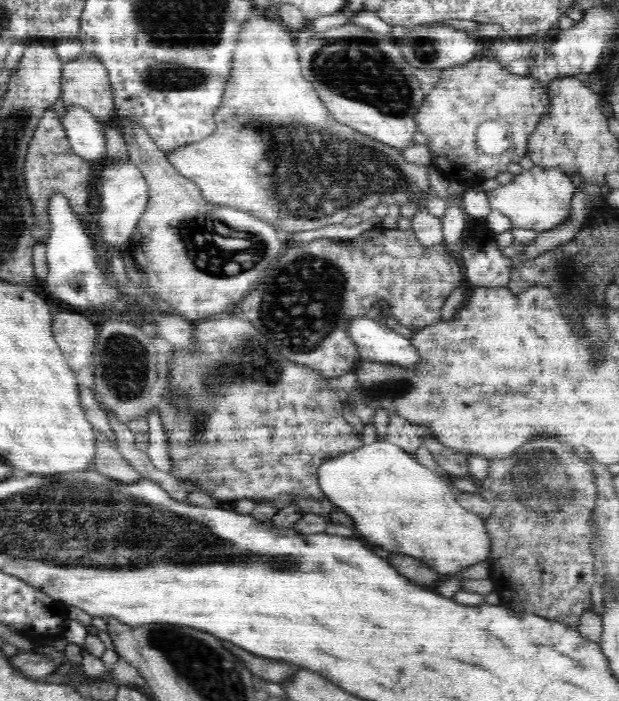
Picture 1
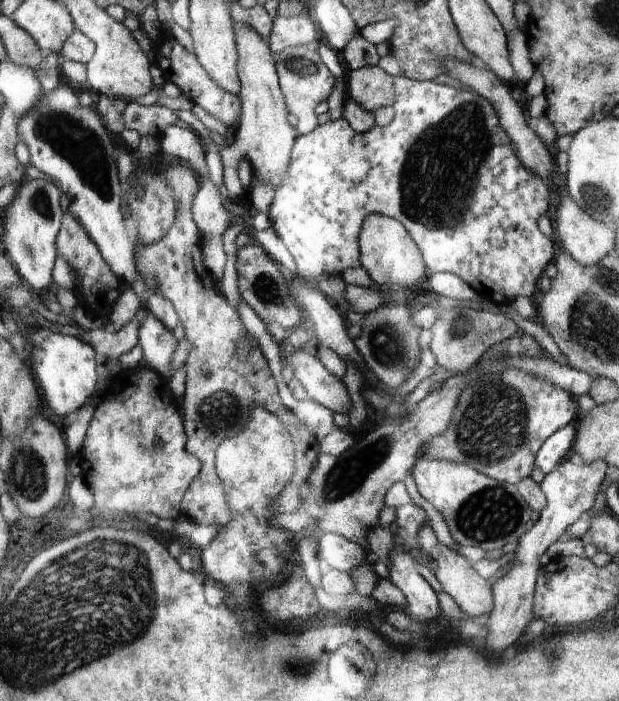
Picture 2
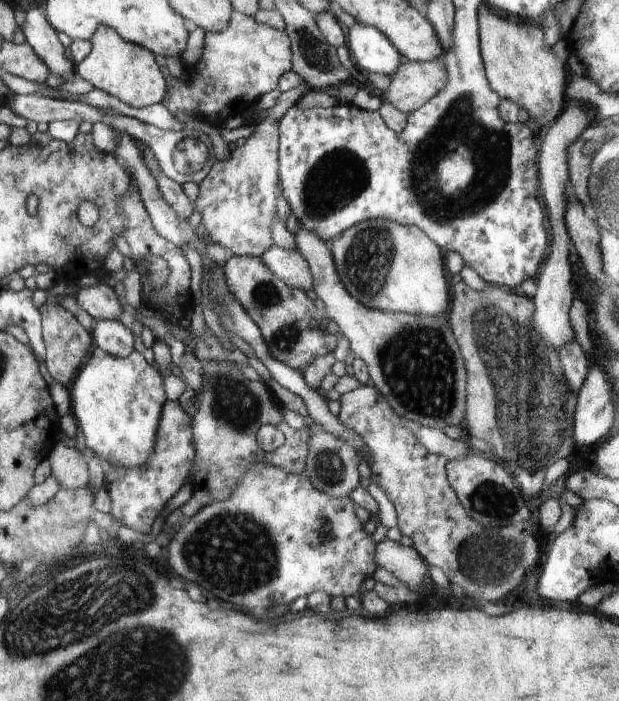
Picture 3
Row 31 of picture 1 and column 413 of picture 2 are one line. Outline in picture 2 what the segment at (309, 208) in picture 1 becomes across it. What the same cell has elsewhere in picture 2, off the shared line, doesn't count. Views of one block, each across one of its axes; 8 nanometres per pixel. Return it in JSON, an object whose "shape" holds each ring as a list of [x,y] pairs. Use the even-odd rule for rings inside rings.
{"shape":[[[367,214],[359,231],[359,251],[361,267],[366,270],[376,285],[416,290],[425,287],[428,270],[422,254],[404,226],[385,214]]]}

